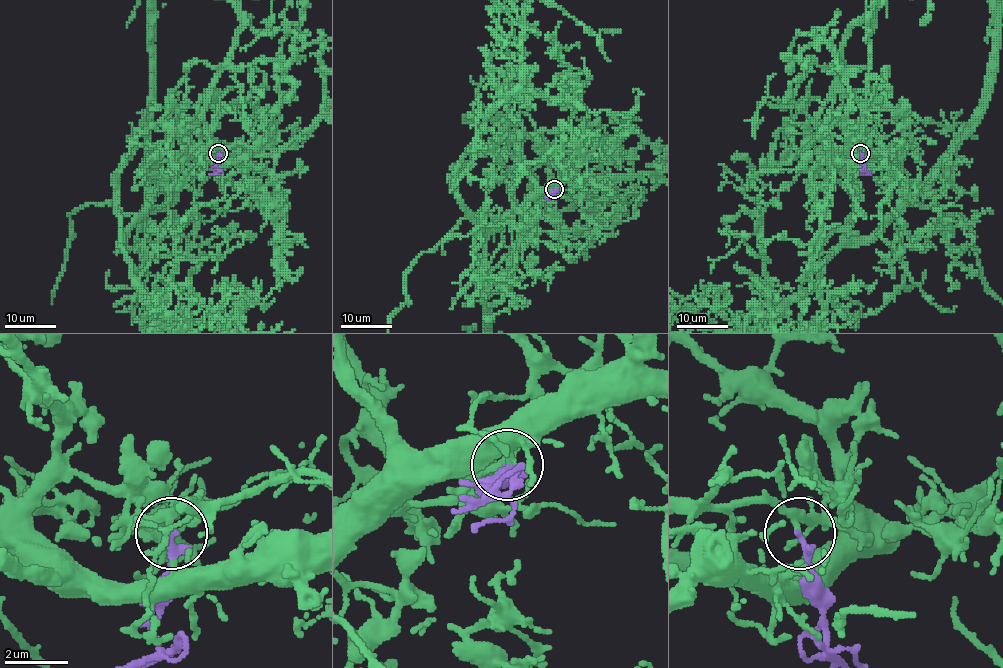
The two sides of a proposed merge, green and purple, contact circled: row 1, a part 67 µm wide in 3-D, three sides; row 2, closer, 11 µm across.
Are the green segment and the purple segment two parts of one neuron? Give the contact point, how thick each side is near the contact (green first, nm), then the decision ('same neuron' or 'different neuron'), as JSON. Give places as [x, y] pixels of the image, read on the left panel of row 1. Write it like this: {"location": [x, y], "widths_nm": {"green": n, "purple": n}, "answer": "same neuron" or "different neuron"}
{"location": [218, 153], "widths_nm": {"green": 240, "purple": 240}, "answer": "same neuron"}

